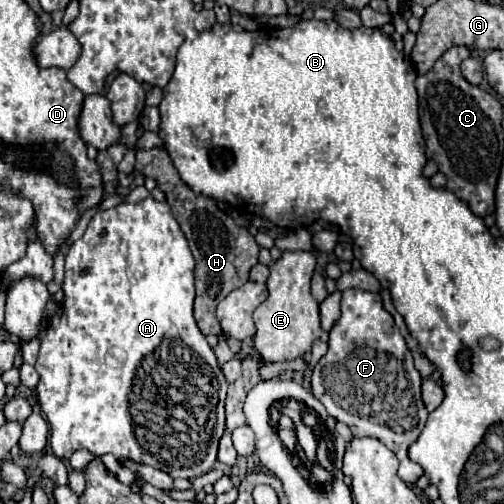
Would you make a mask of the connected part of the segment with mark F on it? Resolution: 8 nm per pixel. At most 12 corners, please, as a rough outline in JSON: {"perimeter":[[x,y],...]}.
{"perimeter":[[342,293],[312,395],[354,437],[406,453],[428,411],[378,293]]}

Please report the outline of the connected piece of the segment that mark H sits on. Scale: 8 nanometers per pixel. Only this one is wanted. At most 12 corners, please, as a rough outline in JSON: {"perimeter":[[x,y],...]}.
{"perimeter":[[136,153],[188,239],[196,269],[194,319],[220,335],[216,305],[248,281],[254,237],[192,193],[170,155]]}

